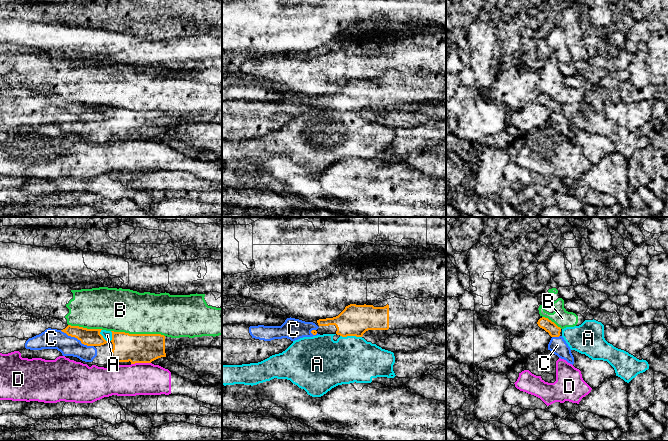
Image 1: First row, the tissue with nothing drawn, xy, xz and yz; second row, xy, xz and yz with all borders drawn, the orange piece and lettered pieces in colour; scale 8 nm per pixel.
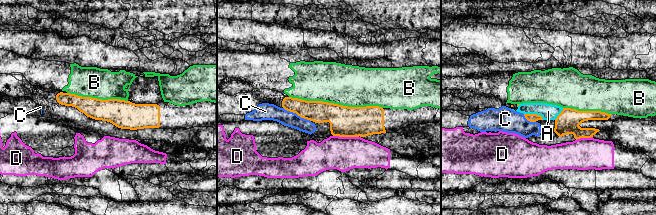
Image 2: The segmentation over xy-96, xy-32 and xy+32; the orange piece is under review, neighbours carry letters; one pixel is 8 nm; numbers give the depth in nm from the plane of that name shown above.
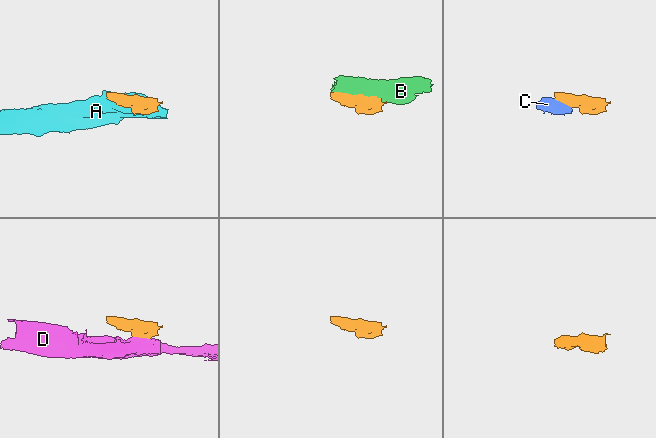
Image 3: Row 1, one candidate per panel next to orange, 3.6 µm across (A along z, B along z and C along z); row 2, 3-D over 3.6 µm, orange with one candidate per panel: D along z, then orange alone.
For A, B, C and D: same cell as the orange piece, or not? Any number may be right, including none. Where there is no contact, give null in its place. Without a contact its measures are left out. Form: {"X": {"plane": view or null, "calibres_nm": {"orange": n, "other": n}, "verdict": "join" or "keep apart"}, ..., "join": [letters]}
{"A": {"plane": "xz", "calibres_nm": {"orange": 240, "other": 380}, "verdict": "keep apart"}, "B": {"plane": "xy", "calibres_nm": {"orange": 240, "other": 360}, "verdict": "keep apart"}, "C": {"plane": "xy", "calibres_nm": {"orange": 140, "other": 160}, "verdict": "join"}, "D": {"plane": "xy", "calibres_nm": {"orange": 240, "other": 260}, "verdict": "keep apart"}, "join": ["C"]}

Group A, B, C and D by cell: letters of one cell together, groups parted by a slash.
A / B / C / D

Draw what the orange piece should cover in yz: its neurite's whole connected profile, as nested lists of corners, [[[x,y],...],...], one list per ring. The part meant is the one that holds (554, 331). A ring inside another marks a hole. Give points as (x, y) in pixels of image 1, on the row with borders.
[[[542,317],[537,322],[538,326],[544,329],[552,337],[549,344],[548,350],[552,351],[559,358],[566,360],[570,364],[574,364],[574,357],[571,353],[571,349],[560,335],[561,328],[558,327],[554,322],[548,318]]]

